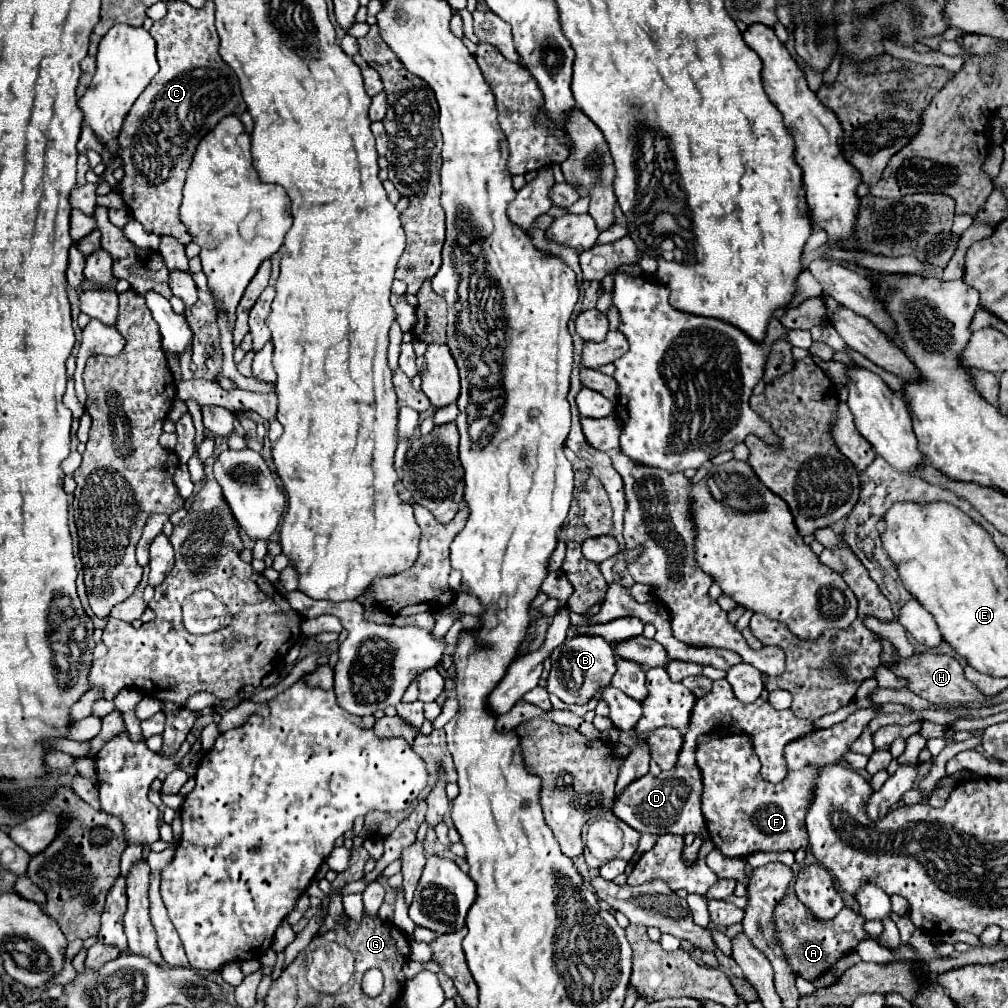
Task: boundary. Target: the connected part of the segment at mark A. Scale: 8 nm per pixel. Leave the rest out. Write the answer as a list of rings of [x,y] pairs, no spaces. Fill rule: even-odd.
[[[787,893],[775,907],[775,937],[779,939],[795,977],[803,977],[807,981],[823,977],[841,957],[855,953],[863,939],[877,939],[863,929],[863,923],[865,919],[851,907],[843,907],[833,919],[821,921],[797,899],[795,893]]]

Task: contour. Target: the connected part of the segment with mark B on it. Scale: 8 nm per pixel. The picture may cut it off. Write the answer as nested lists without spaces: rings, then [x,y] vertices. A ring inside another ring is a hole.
[[[571,637],[561,647],[551,653],[551,673],[547,679],[547,691],[557,695],[567,705],[583,705],[593,697],[599,697],[599,691],[611,683],[615,675],[613,649],[601,637]]]

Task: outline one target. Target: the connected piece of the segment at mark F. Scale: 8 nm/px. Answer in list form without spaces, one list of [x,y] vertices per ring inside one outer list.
[[[899,703],[881,705],[879,711],[859,709],[839,725],[817,729],[809,735],[803,735],[801,739],[791,741],[787,745],[789,775],[783,783],[777,785],[761,781],[761,763],[753,749],[751,737],[739,733],[699,743],[695,761],[703,779],[701,811],[707,823],[709,839],[727,857],[747,857],[757,851],[795,851],[799,847],[807,847],[809,839],[805,829],[805,813],[811,803],[817,769],[841,761],[849,751],[849,745],[861,735],[865,725],[875,715],[909,711],[909,707]]]

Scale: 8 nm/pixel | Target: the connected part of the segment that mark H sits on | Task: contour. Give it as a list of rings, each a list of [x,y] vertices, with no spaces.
[[[923,653],[923,655],[913,655],[911,659],[901,659],[895,667],[893,673],[907,679],[909,681],[909,689],[927,699],[929,703],[953,703],[953,701],[961,701],[961,703],[969,703],[969,701],[983,701],[983,693],[973,687],[965,675],[963,675],[963,667],[959,665],[957,659],[947,657],[947,655],[933,655],[933,653]]]

